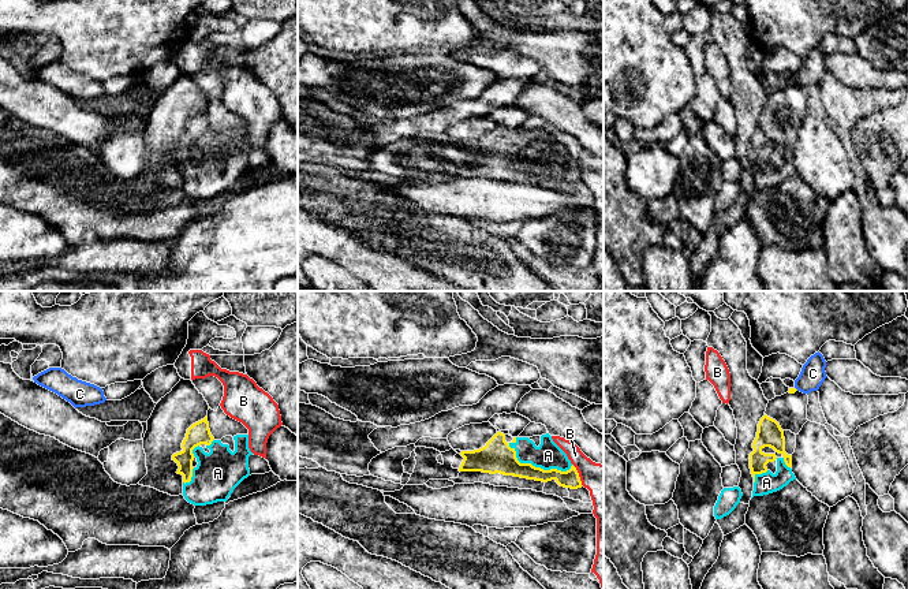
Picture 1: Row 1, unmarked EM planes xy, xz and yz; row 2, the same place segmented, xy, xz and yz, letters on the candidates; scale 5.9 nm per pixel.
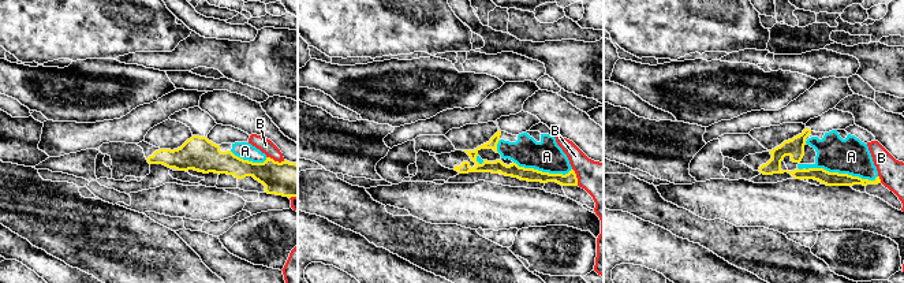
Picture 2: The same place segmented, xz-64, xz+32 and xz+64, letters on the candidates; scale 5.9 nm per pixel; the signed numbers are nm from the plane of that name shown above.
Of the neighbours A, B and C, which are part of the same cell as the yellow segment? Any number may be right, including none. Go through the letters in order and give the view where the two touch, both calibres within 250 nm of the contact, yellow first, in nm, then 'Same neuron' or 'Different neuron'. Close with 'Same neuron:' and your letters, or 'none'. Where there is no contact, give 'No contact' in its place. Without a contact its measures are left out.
A: Touches yellow in xz. Thickness 190 nm (yellow) against 160 nm. Same neuron
B: Touches yellow in xz. Thickness 110 nm (yellow) against 200 nm. Different neuron
C: No contact. Different neuron
Same neuron: A

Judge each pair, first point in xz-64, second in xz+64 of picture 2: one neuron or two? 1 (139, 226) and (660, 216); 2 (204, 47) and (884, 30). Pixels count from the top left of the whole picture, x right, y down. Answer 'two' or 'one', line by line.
1: one
2: two

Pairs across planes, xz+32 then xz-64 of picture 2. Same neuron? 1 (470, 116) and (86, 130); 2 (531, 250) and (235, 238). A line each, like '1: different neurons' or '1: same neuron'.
1: same neuron
2: same neuron

